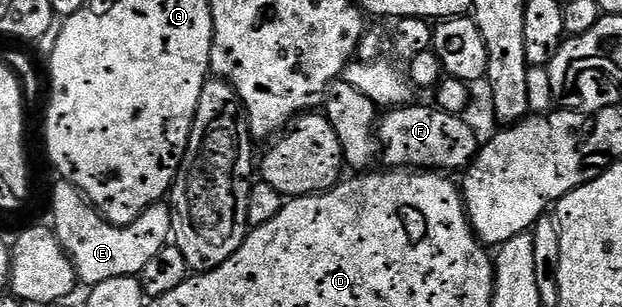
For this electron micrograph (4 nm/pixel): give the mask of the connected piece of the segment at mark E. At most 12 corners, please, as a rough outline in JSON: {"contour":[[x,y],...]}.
{"contour":[[58,181],[52,230],[86,285],[141,276],[172,239],[152,204],[113,227]]}

